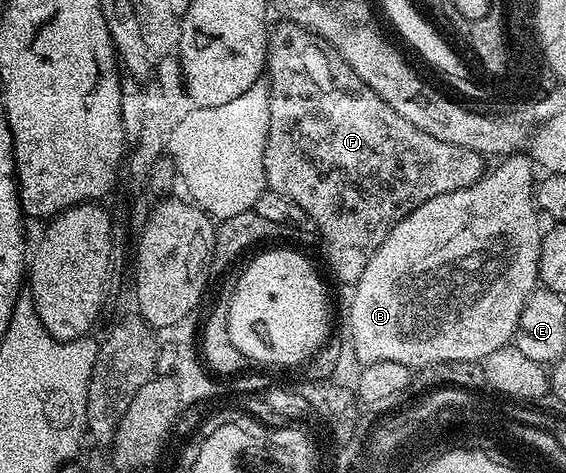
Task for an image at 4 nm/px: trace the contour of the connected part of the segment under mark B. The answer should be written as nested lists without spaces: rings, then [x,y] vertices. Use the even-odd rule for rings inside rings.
[[[512,152],[504,158],[493,171],[492,169],[474,182],[471,186],[451,193],[440,194],[431,201],[424,202],[416,207],[412,213],[401,222],[397,222],[383,245],[376,250],[367,261],[367,269],[363,269],[363,277],[352,288],[353,300],[349,303],[349,335],[357,354],[357,362],[361,365],[378,363],[379,361],[395,361],[399,365],[407,365],[411,369],[447,364],[451,362],[478,362],[484,361],[495,349],[506,346],[517,334],[517,322],[531,297],[531,293],[539,287],[539,257],[541,256],[541,241],[543,226],[539,223],[539,209],[536,202],[535,184],[537,181],[537,166],[532,156],[526,152]],[[421,267],[469,267],[469,279],[428,279]]]

